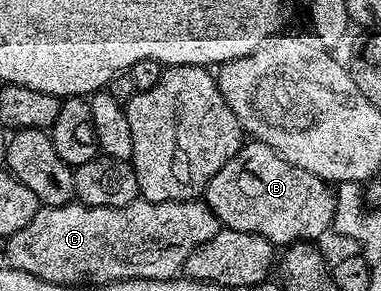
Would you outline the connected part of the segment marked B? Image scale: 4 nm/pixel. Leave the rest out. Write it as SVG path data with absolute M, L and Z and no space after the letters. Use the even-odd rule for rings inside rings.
M255 140L245 141L240 150L210 180L203 201L214 212L221 227L250 232L270 240L277 248L294 242L320 240L332 229L336 195L333 187L314 172L306 172L278 156L274 148Z

